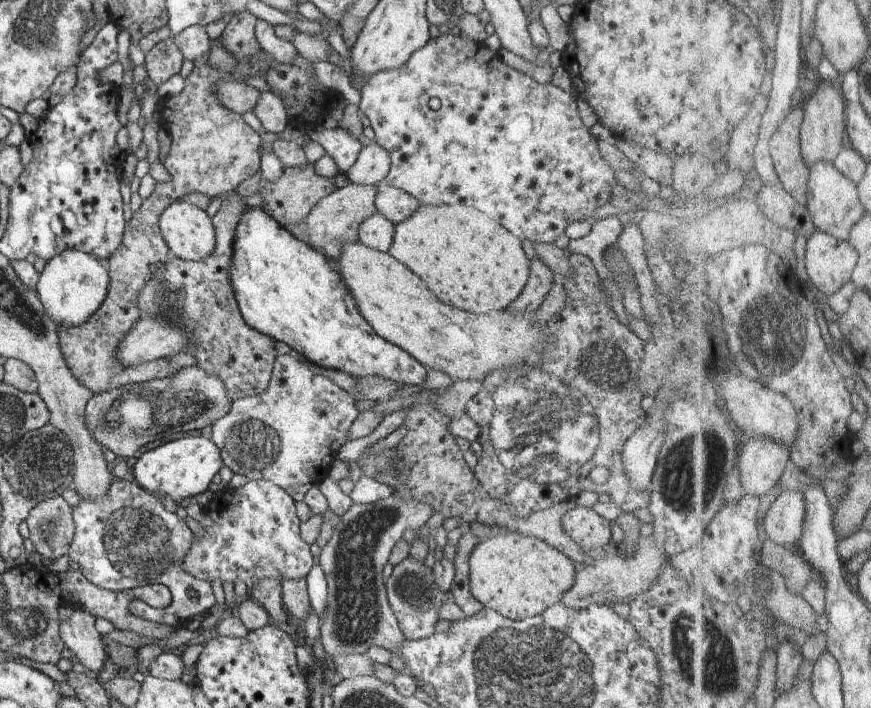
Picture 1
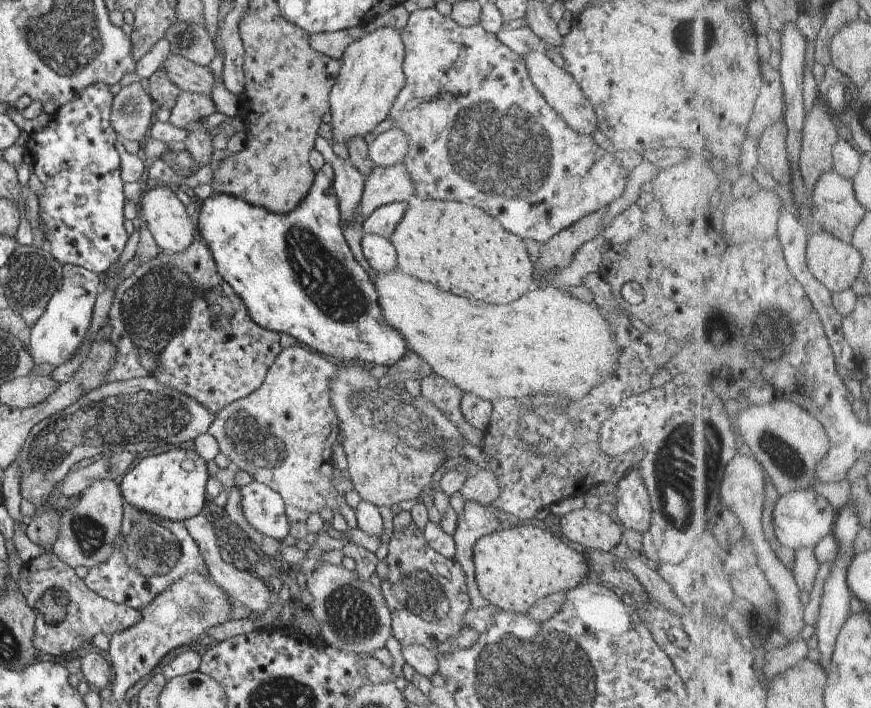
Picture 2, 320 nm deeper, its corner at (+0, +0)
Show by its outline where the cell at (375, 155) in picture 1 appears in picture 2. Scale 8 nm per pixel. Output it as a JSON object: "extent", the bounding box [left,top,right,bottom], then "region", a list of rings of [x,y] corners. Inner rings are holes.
{"extent":[368,127,409,166],"region":[[[392,127],[368,145],[370,158],[376,166],[402,163],[409,151],[409,140],[404,131]]]}

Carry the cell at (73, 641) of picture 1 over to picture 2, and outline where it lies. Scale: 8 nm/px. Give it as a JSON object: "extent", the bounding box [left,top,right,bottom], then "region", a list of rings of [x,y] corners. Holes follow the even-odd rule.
{"extent":[81,652,115,692],"region":[[[88,652],[81,660],[81,678],[97,692],[109,688],[115,674],[112,663],[102,655],[102,652]]]}

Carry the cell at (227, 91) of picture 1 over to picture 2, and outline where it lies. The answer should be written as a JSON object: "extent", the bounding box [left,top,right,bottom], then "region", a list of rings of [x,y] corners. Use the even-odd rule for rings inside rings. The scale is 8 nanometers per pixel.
{"extent":[161,52,216,94],"region":[[[170,52],[161,70],[182,91],[211,94],[216,76],[209,67],[202,67],[187,58]]]}

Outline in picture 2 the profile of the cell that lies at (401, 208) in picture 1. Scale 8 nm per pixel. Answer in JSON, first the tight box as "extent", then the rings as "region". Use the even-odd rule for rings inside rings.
{"extent":[362,202,408,240],"region":[[[395,202],[377,208],[368,218],[366,218],[366,221],[363,222],[362,228],[364,234],[377,234],[389,240],[394,229],[402,220],[407,206],[408,203]]]}

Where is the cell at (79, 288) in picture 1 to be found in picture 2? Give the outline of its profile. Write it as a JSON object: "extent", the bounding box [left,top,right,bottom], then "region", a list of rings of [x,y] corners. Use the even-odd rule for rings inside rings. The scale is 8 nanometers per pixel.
{"extent":[26,264,100,366],"region":[[[73,264],[63,266],[63,275],[58,290],[48,301],[42,316],[31,326],[26,350],[35,364],[59,366],[69,361],[72,354],[80,347],[86,330],[92,320],[94,302],[99,292],[100,280],[96,273]]]}

